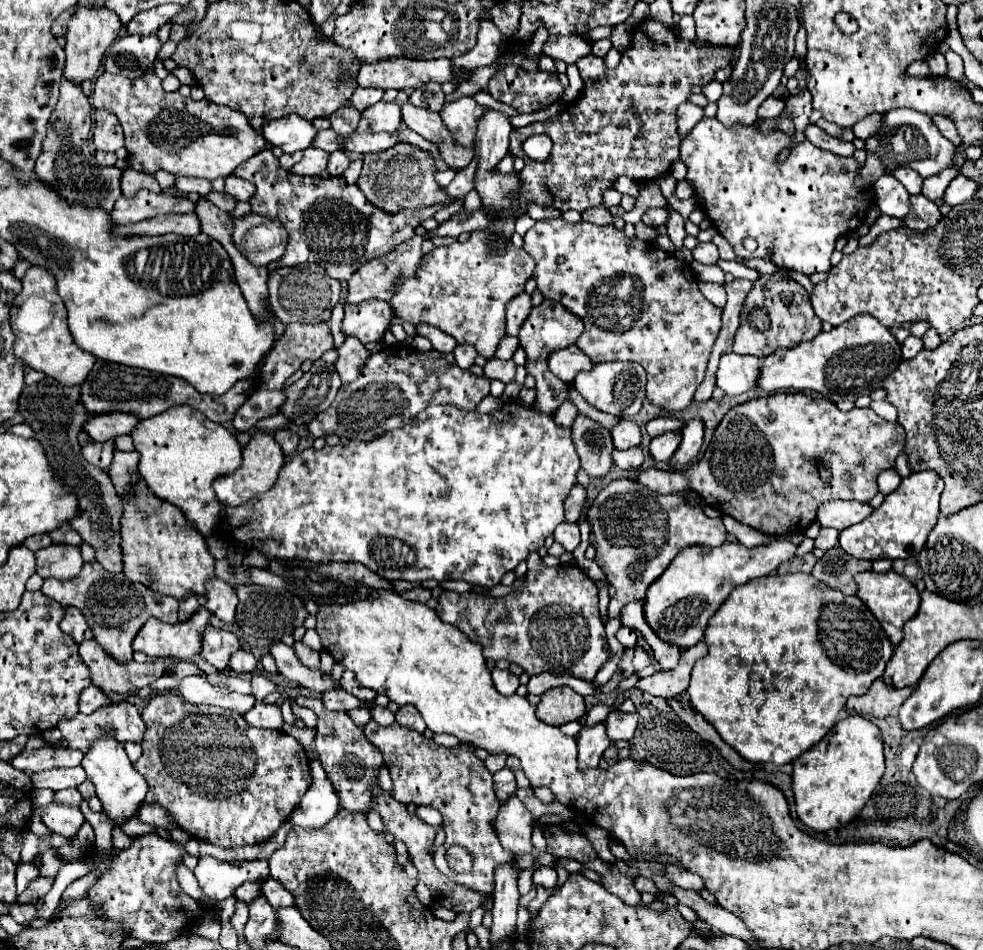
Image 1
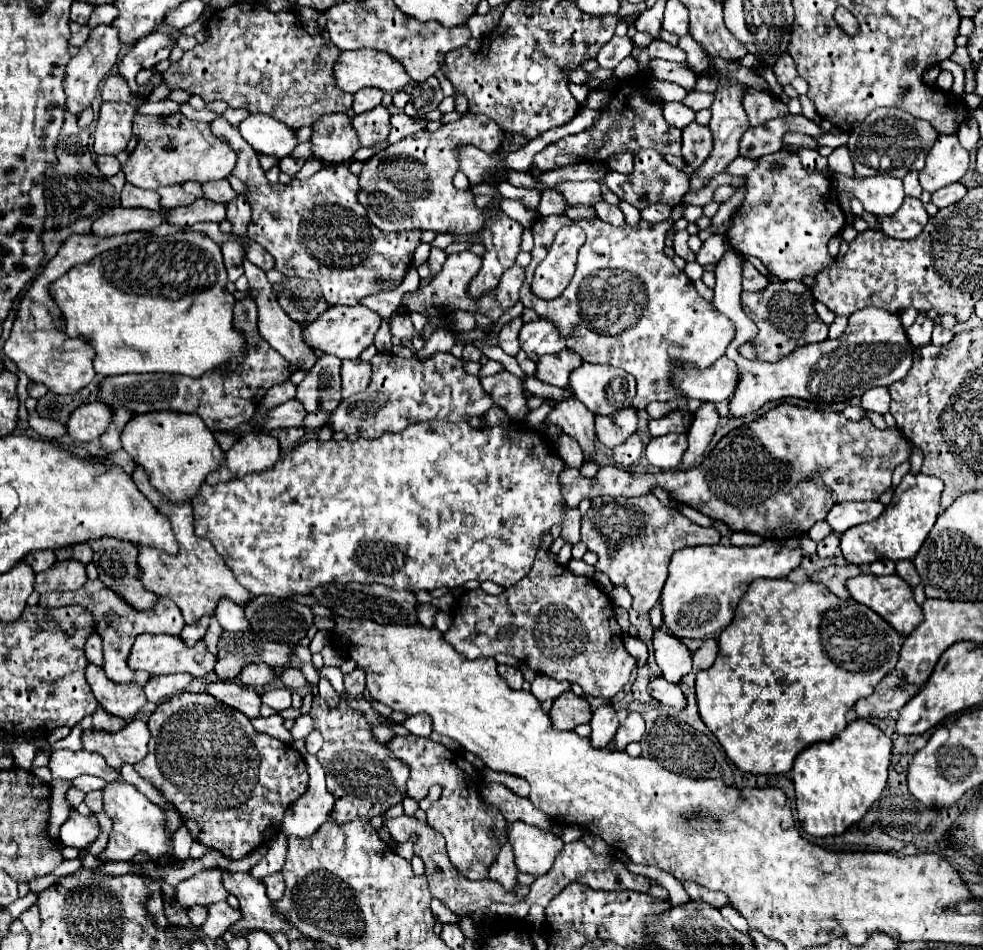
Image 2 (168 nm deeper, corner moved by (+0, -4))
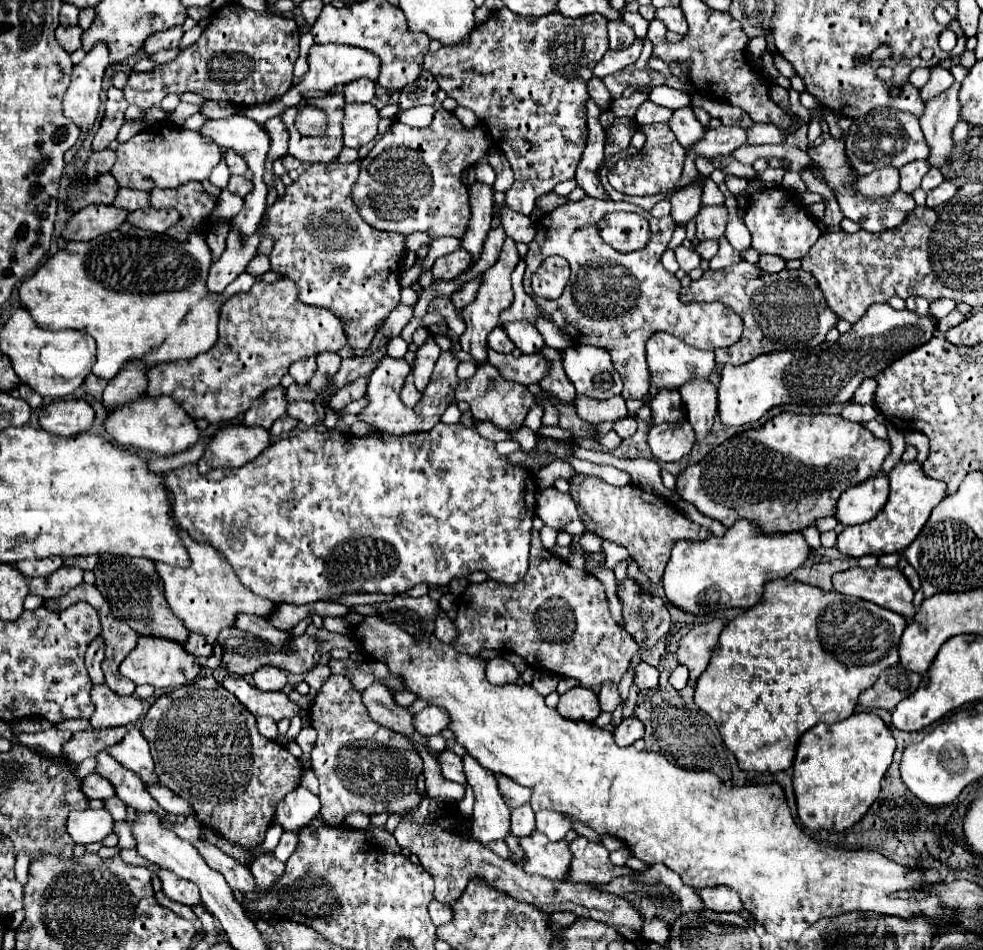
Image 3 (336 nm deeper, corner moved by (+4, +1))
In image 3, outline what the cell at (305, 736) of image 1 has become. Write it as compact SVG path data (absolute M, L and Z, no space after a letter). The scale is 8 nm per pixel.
M304 727L294 741L296 741L296 743L302 747L302 751L308 755L308 753L312 751L314 743L316 743L316 731L314 731L312 727Z

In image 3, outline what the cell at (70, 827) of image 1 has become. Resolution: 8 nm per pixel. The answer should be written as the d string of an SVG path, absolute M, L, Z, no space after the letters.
M84 809L72 811L66 819L66 831L76 845L88 845L102 841L112 833L112 817L106 809Z

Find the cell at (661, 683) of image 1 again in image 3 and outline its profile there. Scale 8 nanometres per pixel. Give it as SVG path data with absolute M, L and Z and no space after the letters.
M714 619L710 623L702 623L694 627L680 641L680 663L686 665L690 671L690 681L688 681L690 687L696 685L696 679L708 667L712 649L716 647L722 629L724 629L724 623L720 619Z

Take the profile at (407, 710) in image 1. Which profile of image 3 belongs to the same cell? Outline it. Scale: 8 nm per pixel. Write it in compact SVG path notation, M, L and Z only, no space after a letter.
M428 705L424 707L420 713L414 715L414 729L420 733L420 735L436 735L440 733L442 729L446 729L448 725L448 715L442 707L434 707L434 705Z

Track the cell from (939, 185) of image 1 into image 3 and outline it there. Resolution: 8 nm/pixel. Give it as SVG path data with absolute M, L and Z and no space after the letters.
M954 83L946 93L930 99L926 103L920 125L930 147L928 165L942 169L954 159L954 139L952 129L960 121L960 101L958 101L960 83Z

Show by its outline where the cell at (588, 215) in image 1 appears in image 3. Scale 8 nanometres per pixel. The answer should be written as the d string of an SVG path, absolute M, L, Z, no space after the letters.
M546 193L544 197L538 199L538 205L542 207L544 213L550 213L552 209L560 207L560 205L566 205L568 203L568 197L562 197L562 195L556 195L556 193Z

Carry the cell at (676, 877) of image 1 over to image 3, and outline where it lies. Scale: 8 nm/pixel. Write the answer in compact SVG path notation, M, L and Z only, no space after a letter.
M724 885L714 887L714 889L698 889L696 893L700 895L706 909L712 909L712 911L718 911L718 913L728 913L728 911L736 913L736 911L742 909L738 895Z

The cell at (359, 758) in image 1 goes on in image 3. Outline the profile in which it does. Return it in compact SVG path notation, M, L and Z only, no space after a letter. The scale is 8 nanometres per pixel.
M330 675L320 687L310 707L310 723L318 731L318 741L310 753L312 771L320 781L322 819L340 827L346 815L362 811L374 813L404 813L420 803L416 793L416 777L422 773L422 759L412 749L412 743L392 729L376 725L360 701L350 679Z

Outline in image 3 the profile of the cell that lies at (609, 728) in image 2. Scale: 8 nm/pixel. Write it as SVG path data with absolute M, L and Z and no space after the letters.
M604 683L600 693L598 693L598 701L600 701L600 709L606 713L612 713L618 703L620 703L620 695L618 695L618 687L614 683Z

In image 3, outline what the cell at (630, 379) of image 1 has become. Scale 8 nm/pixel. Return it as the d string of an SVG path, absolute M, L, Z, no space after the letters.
M578 345L564 351L564 369L578 395L590 399L610 399L622 393L622 377L612 367L604 349Z

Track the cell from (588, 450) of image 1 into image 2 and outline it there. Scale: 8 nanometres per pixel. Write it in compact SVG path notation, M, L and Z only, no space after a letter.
M570 396L566 400L556 402L554 410L546 416L546 420L540 424L540 432L546 432L548 424L560 424L560 428L576 438L584 450L584 454L590 454L594 450L594 414L582 406L582 402L576 396Z

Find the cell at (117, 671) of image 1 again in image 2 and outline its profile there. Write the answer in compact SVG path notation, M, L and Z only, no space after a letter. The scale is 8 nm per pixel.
M92 664L86 670L86 680L98 704L112 716L134 720L140 708L146 704L146 696L142 694L140 686L116 686L114 682L108 682L104 670Z

